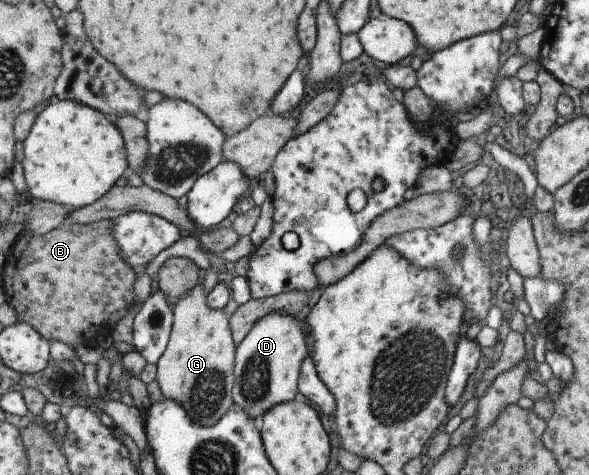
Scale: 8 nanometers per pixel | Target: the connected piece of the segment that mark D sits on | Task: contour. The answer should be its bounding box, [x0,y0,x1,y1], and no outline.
[231,311,307,419]

